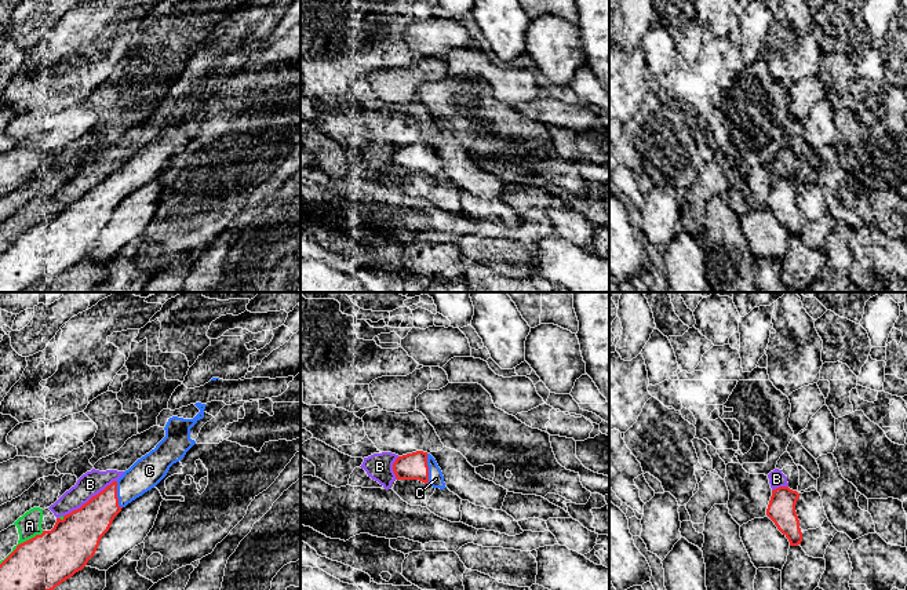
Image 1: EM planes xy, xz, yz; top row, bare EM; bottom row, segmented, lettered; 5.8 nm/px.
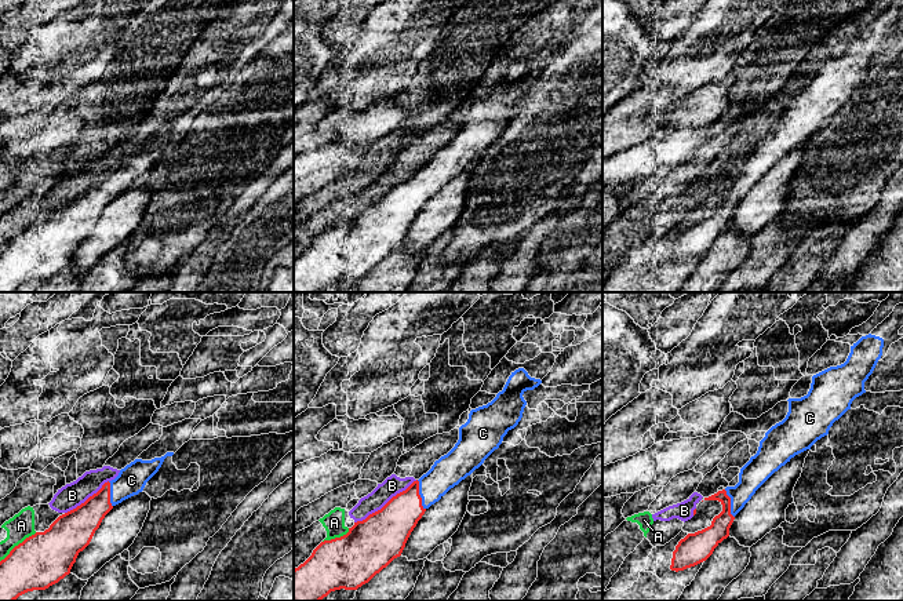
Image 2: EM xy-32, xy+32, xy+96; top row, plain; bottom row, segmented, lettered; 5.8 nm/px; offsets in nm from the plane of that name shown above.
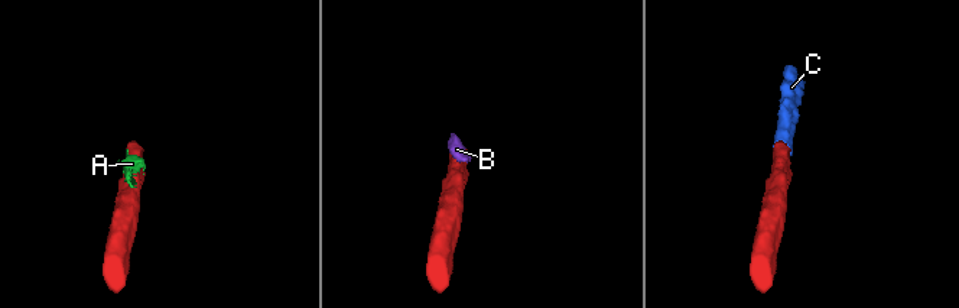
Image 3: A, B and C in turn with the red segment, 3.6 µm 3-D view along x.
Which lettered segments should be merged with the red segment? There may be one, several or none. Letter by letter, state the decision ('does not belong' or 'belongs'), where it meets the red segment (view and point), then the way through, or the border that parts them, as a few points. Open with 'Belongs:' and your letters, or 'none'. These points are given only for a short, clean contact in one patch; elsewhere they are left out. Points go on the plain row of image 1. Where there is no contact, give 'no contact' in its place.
Belongs: C
A: does not belong; contact xy (21, 235)
B: does not belong; contact xy (91, 189); border xy (116, 171), (64, 207)
C: belongs; contact xz (427, 160); way xz (412, 157), (427, 160), (436, 170)

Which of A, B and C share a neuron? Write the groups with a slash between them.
A B / C

